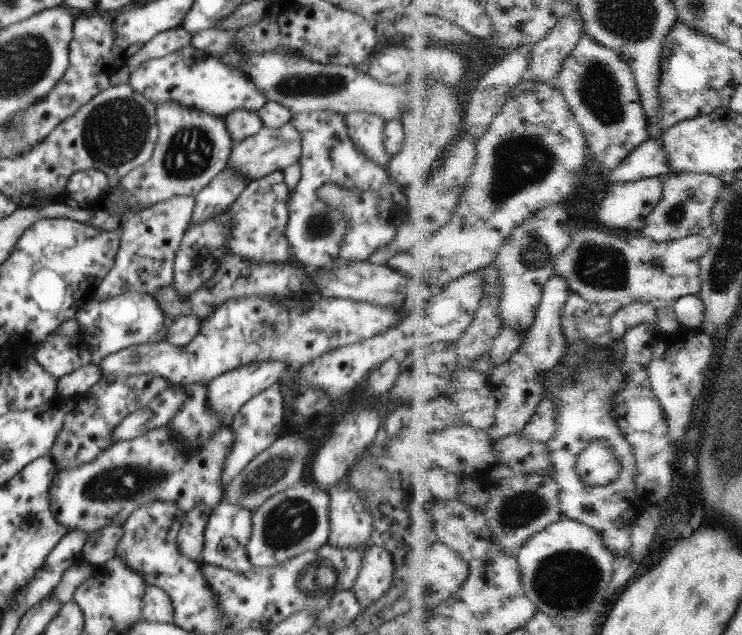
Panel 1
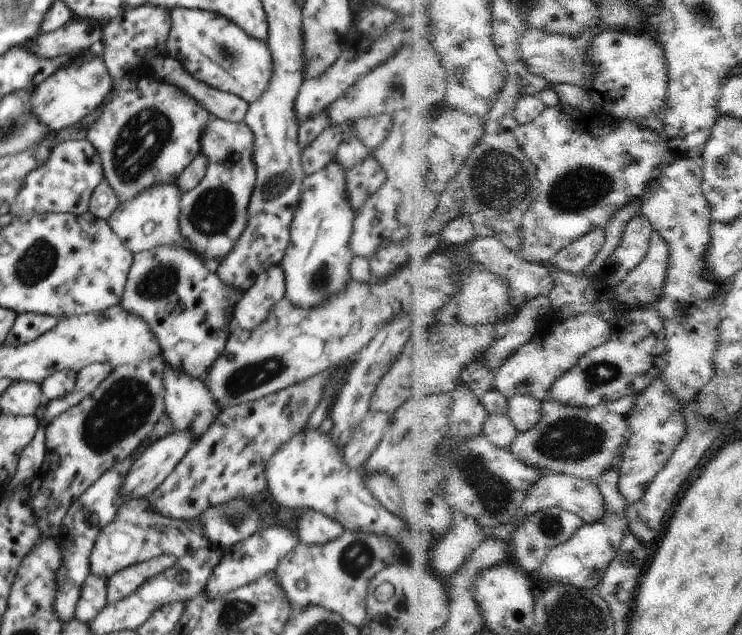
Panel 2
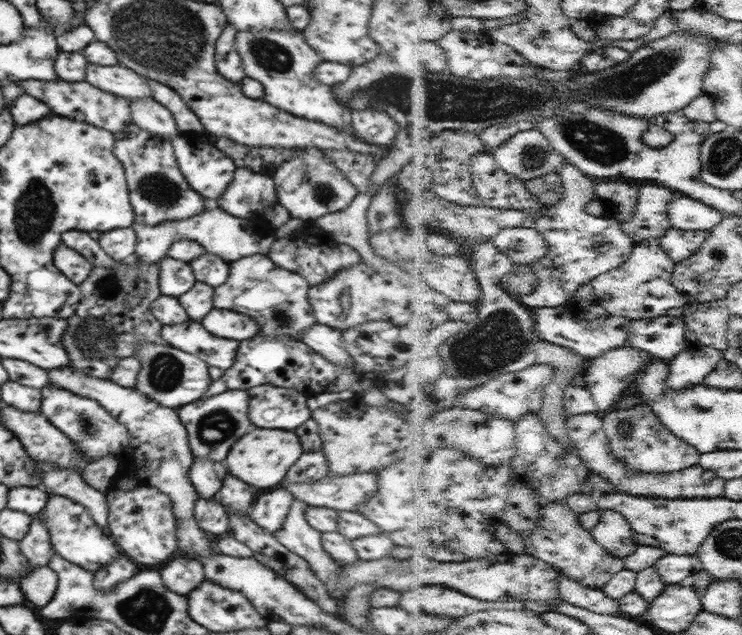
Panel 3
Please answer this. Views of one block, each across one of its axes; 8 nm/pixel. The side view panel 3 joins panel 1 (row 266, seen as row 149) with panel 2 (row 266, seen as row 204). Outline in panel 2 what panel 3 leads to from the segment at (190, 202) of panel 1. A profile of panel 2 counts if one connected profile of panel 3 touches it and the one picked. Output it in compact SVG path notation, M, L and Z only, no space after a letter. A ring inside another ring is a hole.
M156 247L132 257L121 307L141 316L151 326L153 335L160 343L161 355L174 371L183 372L193 379L205 380L225 349L230 324L234 320L233 312L243 292L236 285L226 284L213 268L184 247Z

